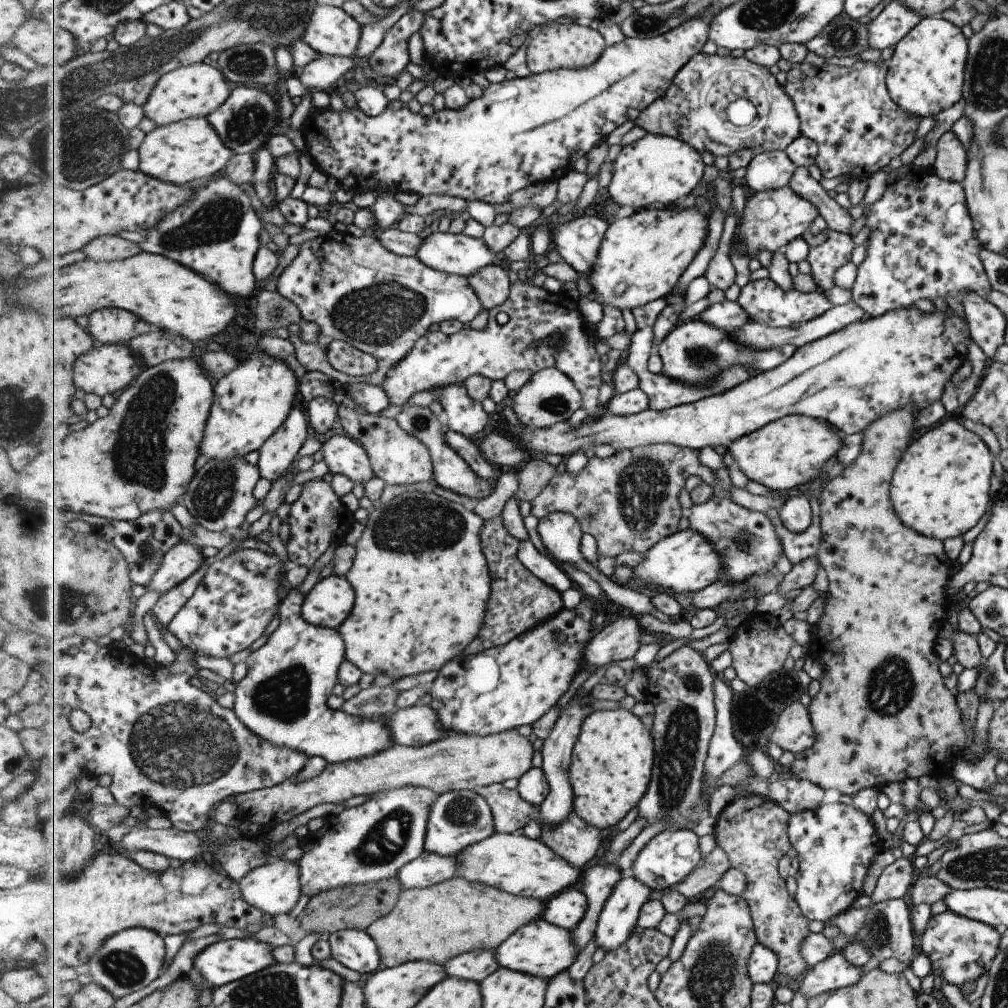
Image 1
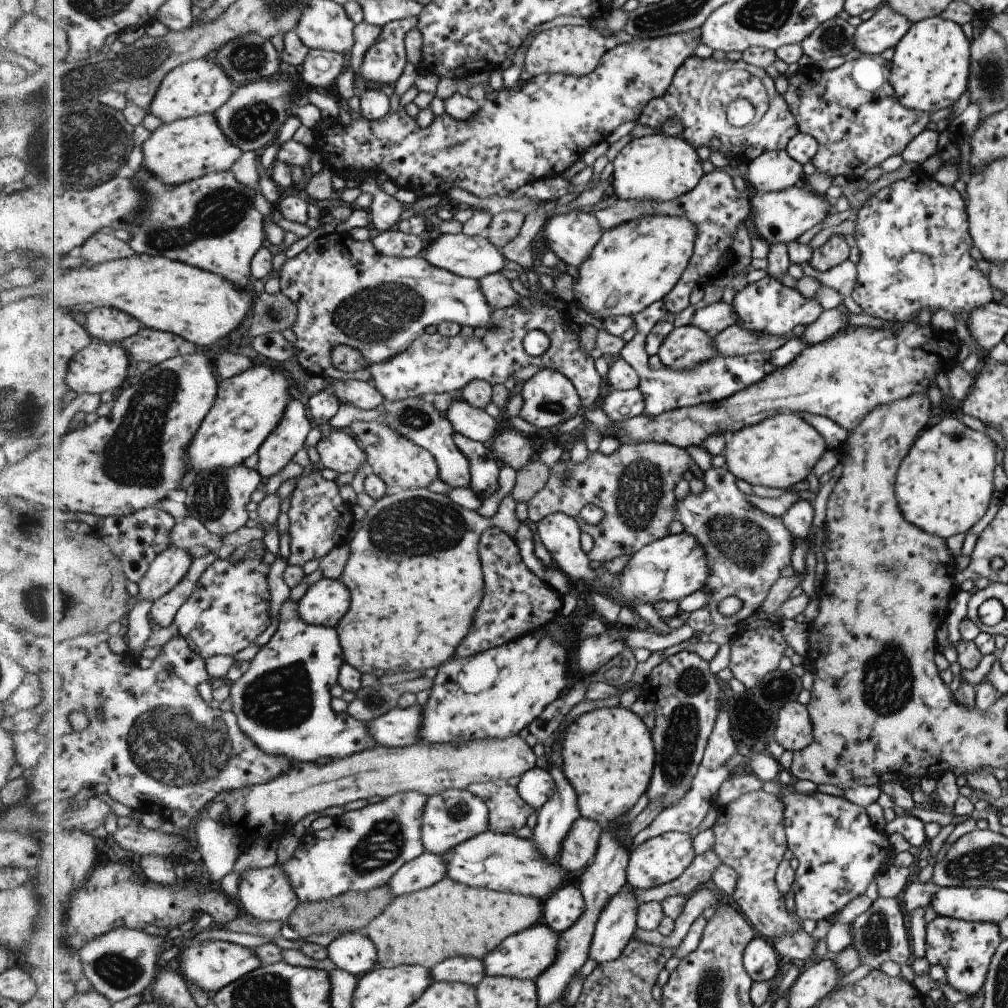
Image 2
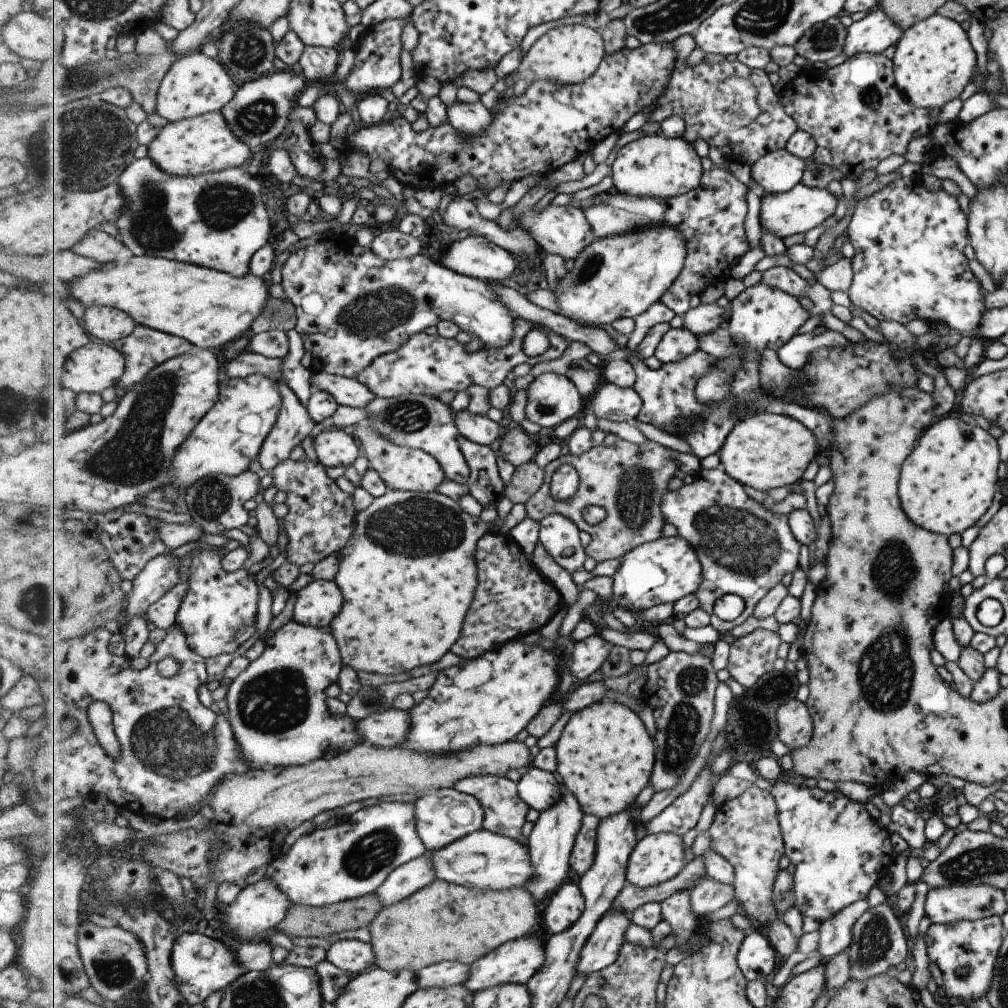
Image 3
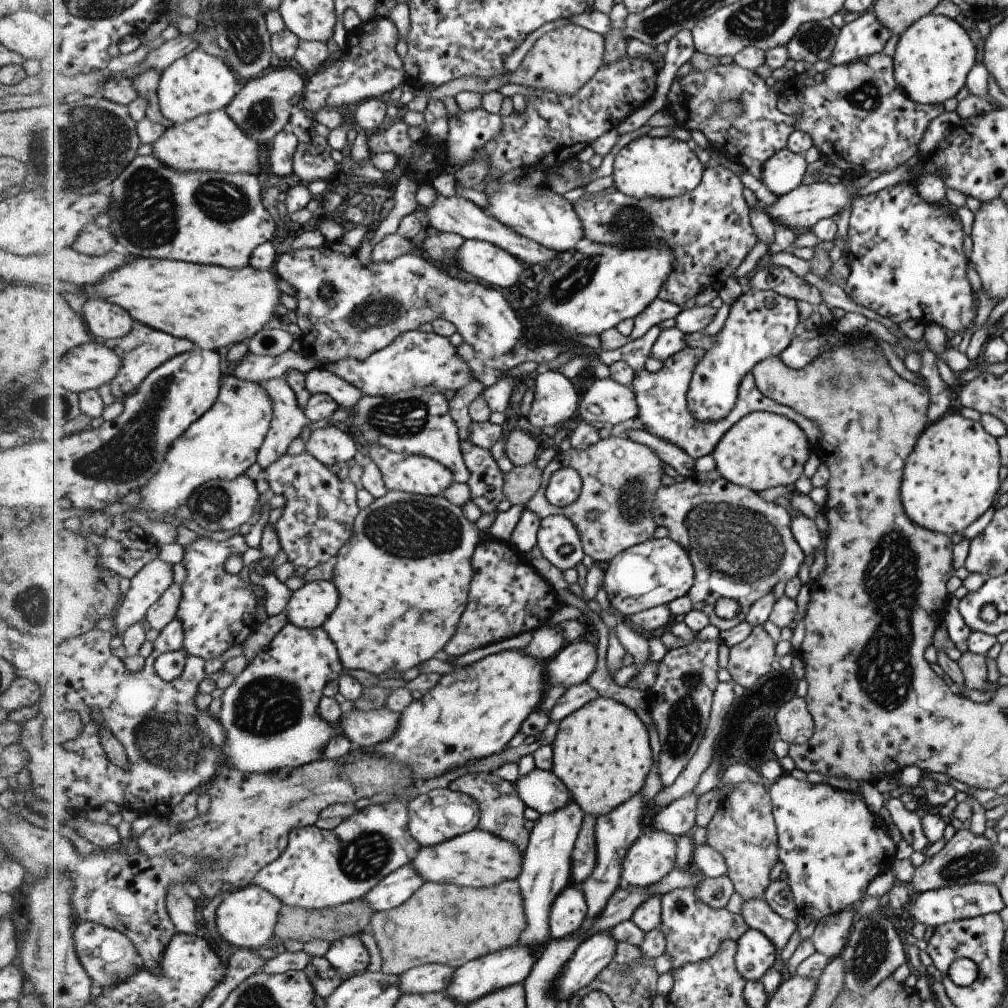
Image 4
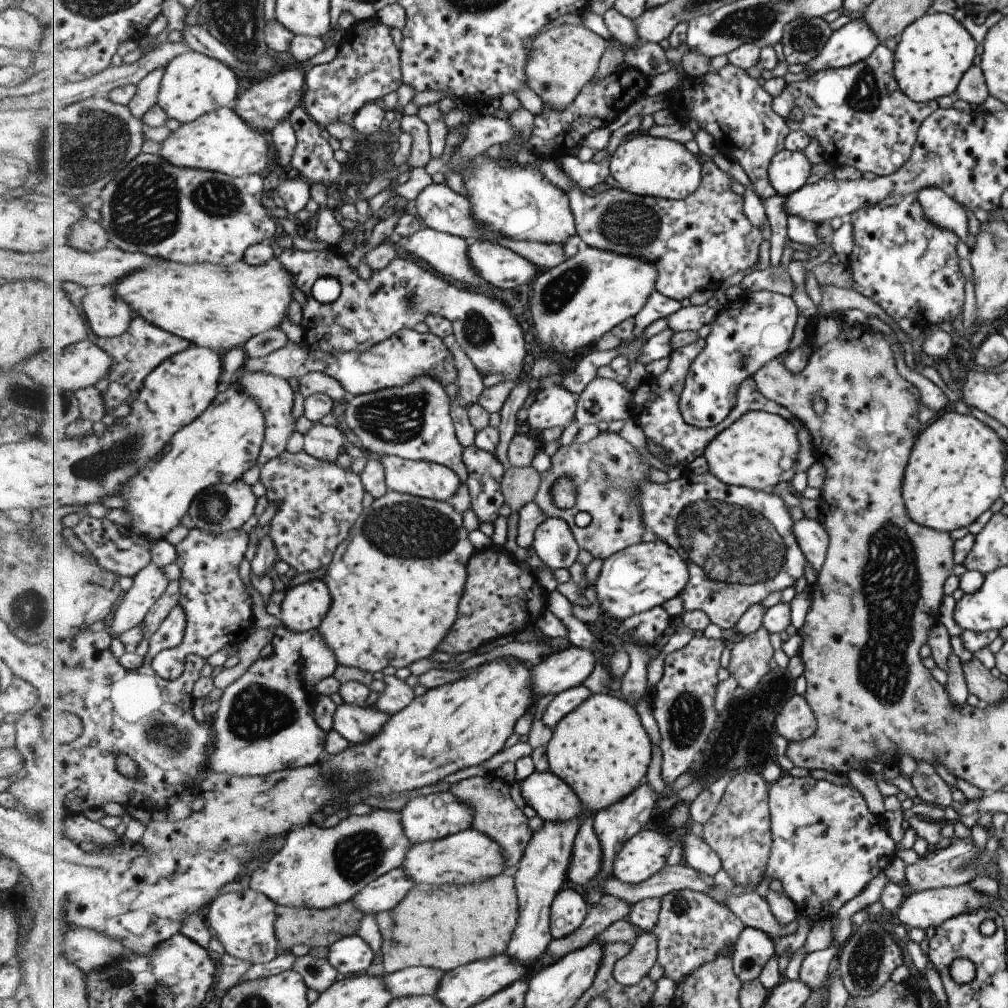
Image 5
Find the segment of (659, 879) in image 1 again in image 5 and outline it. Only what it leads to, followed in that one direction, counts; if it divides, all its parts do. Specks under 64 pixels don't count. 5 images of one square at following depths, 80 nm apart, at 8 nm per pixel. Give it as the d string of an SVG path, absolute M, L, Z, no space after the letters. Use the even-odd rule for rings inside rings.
M643 829L630 838L614 864L614 876L624 883L641 885L667 866L675 838Z

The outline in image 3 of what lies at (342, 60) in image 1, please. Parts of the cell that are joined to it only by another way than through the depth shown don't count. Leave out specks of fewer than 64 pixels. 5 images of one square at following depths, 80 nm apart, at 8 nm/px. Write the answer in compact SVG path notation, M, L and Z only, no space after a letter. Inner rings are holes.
M306 46L299 62L304 78L312 84L331 80L339 68L339 53L339 49Z

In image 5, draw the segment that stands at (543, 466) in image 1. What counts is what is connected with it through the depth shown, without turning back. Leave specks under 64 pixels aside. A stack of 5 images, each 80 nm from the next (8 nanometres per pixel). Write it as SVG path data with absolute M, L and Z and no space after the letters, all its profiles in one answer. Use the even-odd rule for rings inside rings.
M533 466L511 467L504 474L502 491L506 504L513 511L520 511L526 504L532 503L541 488L542 473Z

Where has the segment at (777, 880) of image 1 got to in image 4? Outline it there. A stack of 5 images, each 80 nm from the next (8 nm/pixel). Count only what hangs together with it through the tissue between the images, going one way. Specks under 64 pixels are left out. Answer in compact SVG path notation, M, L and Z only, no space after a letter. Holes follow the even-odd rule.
M739 783L720 802L716 813L707 825L708 845L725 857L728 875L736 892L744 901L763 898L767 885L771 884L771 870L780 861L778 823L774 817L774 802L770 786L763 783Z

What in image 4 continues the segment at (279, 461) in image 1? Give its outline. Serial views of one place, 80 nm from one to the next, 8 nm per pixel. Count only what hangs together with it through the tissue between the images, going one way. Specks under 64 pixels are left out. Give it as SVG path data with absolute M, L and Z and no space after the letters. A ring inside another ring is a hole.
M284 378L264 381L261 384L274 400L274 417L270 426L270 432L266 436L266 441L258 454L258 464L265 470L269 468L271 464L277 462L283 455L287 454L287 450L289 450L289 446L293 444L293 440L297 440L305 428L309 428L310 431L313 432L314 430L326 427L328 421L317 420L317 422L313 422L307 416L304 408L301 408L295 391Z

